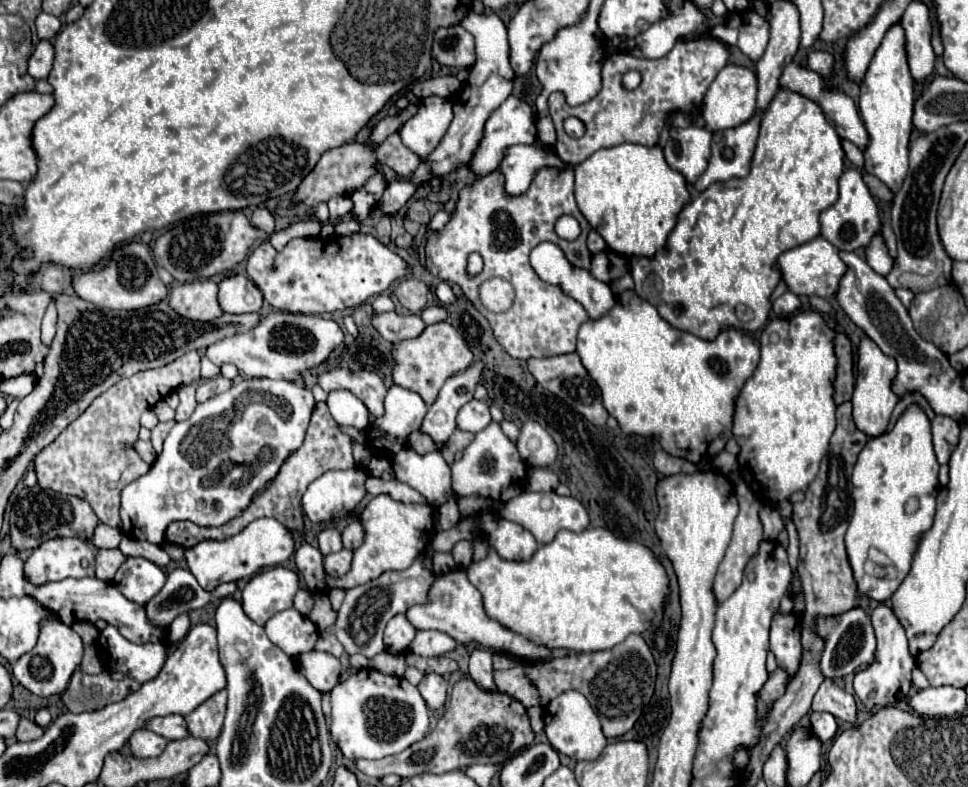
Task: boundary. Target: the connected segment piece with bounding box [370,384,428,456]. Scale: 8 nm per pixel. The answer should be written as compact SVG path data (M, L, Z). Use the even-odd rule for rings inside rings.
M392 384L388 388L384 408L386 408L384 416L376 418L374 426L384 430L386 438L372 442L370 448L374 454L394 456L396 452L402 450L402 446L406 446L404 444L406 436L422 424L428 412L428 406L416 392L410 392L408 388Z

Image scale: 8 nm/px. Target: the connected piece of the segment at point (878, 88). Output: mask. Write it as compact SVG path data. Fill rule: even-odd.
M902 24L888 28L882 44L874 52L870 66L860 84L860 116L870 134L870 144L864 152L866 172L878 176L892 192L898 192L908 172L908 140L912 132L914 108L914 80L906 64L906 36Z

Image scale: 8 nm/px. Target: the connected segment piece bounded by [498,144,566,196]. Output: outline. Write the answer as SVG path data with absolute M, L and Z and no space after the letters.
M516 144L506 148L506 156L498 170L504 174L504 186L511 196L524 194L542 168L564 168L566 164L554 154L546 152L538 144Z

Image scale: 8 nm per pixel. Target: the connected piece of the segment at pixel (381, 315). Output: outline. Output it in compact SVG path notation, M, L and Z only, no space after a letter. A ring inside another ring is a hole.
M374 312L370 322L372 322L372 328L388 342L416 338L426 328L426 324L420 320L420 316L414 316L414 314L400 316L396 312Z

